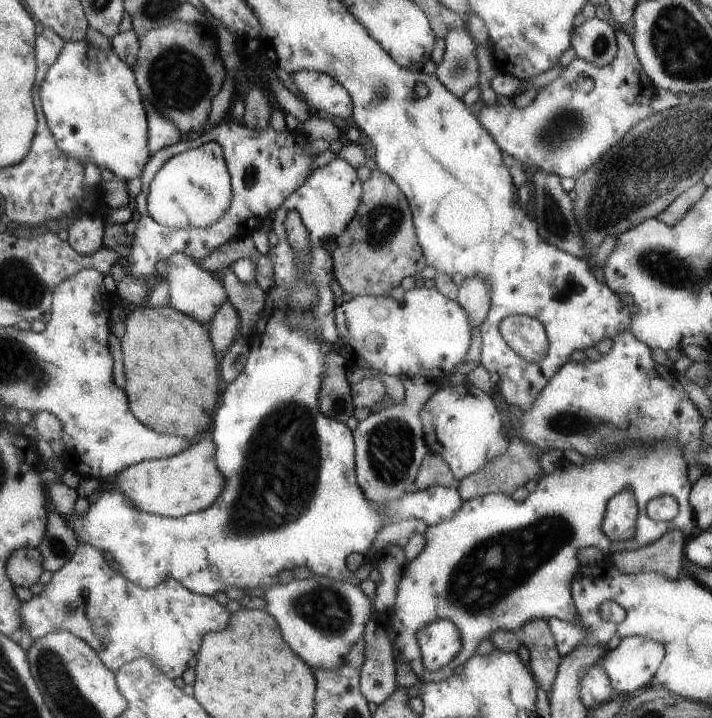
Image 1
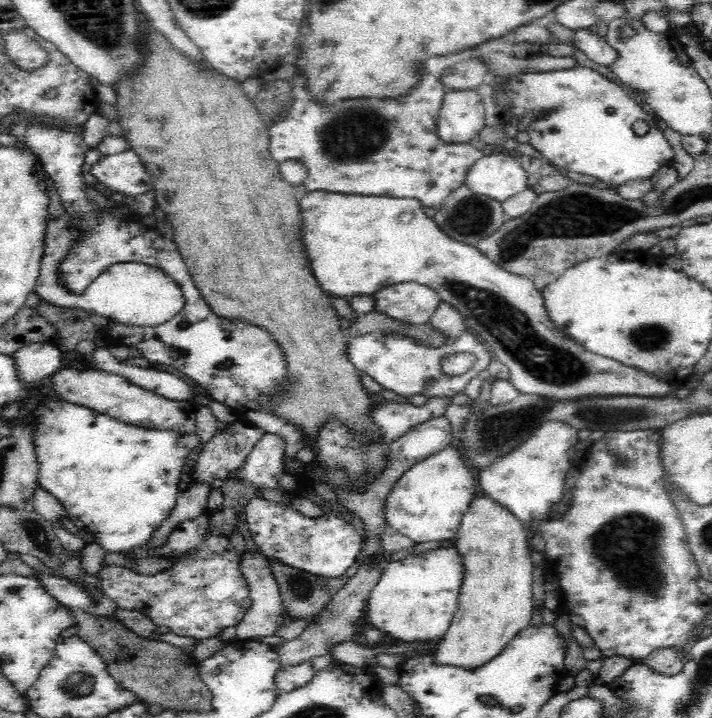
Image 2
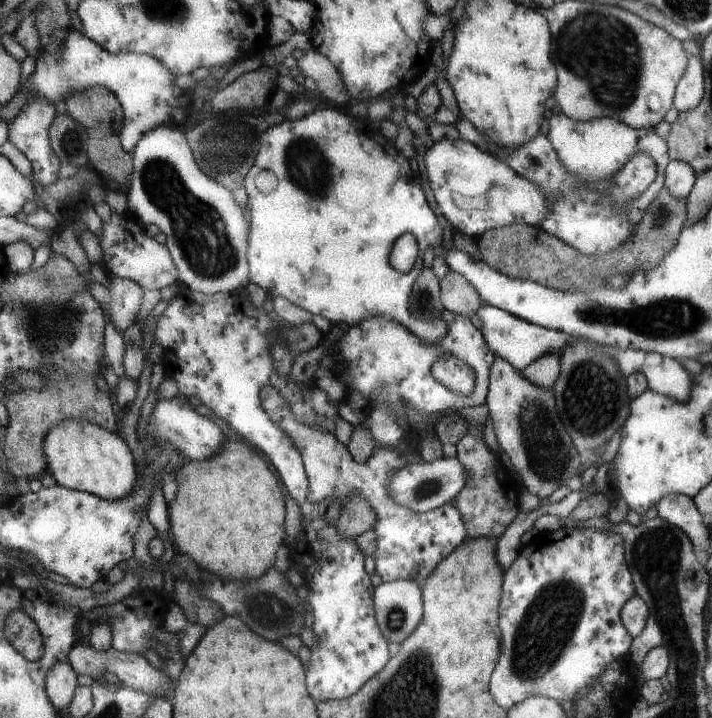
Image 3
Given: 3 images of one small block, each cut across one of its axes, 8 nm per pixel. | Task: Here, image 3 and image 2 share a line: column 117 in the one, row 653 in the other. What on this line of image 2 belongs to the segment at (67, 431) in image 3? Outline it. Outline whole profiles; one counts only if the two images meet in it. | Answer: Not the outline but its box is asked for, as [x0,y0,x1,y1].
[431,497,534,670]

